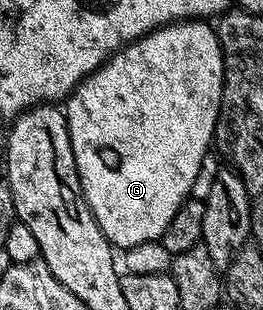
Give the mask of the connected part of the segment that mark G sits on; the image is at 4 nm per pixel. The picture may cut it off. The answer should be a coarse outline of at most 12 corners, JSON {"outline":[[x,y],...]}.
{"outline":[[210,22],[119,48],[65,100],[112,248],[162,240],[215,137]]}

